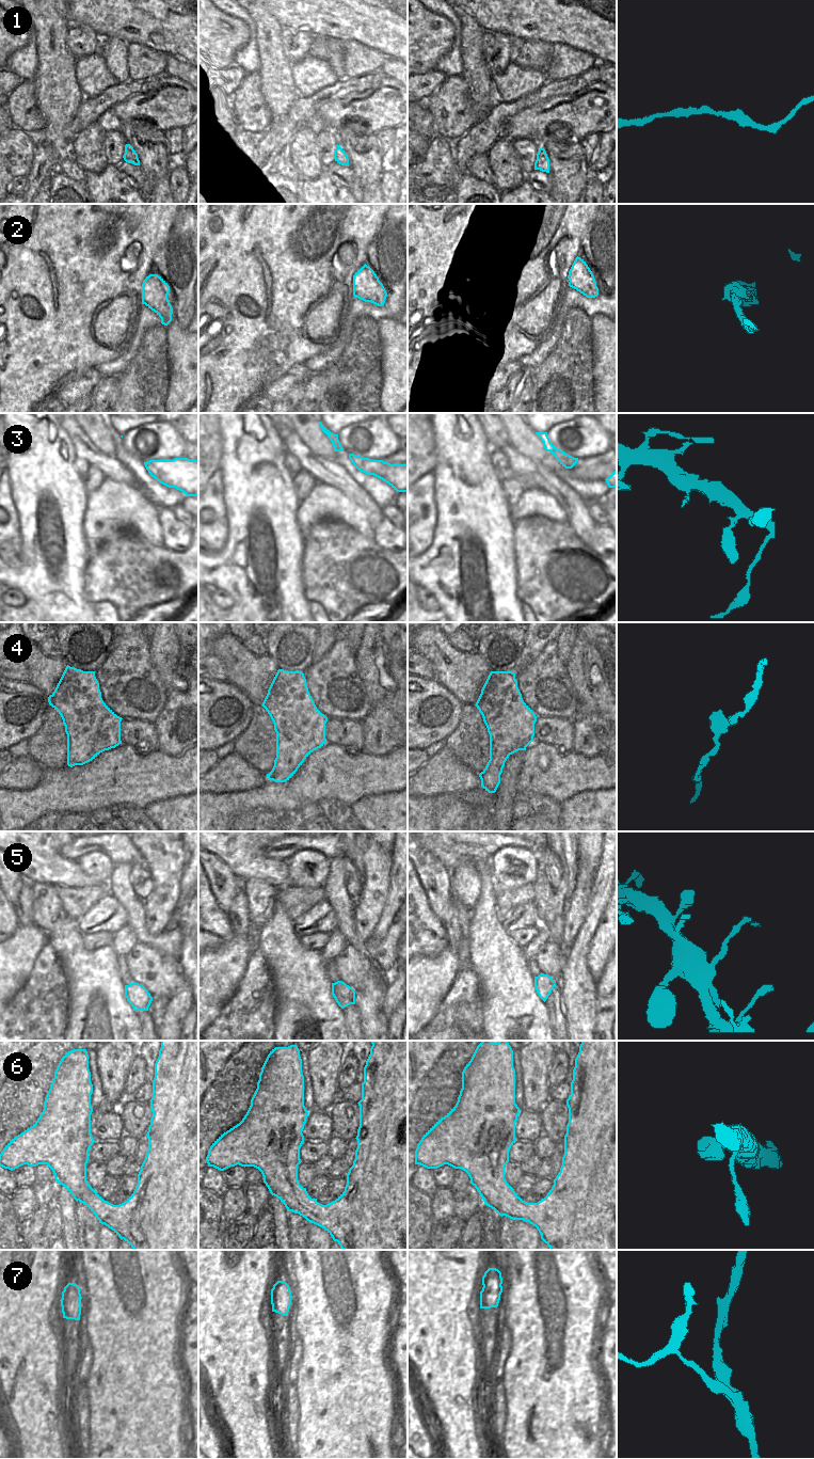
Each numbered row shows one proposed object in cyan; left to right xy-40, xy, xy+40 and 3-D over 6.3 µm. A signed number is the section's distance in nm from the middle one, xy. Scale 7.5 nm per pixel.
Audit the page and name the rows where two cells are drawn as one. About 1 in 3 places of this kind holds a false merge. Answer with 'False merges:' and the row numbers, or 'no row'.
False merges: 5

